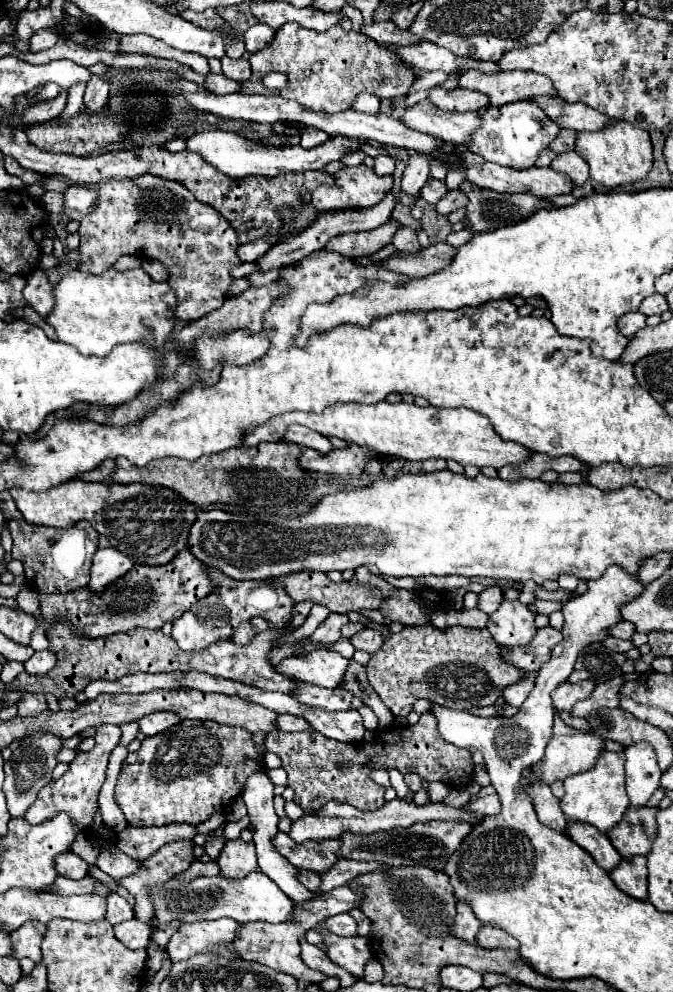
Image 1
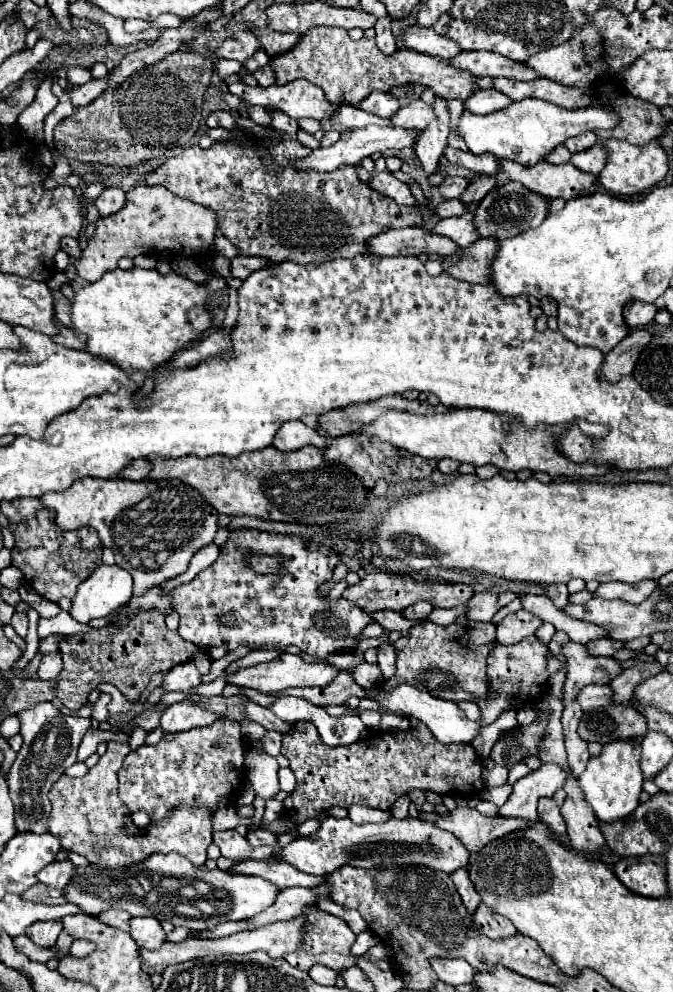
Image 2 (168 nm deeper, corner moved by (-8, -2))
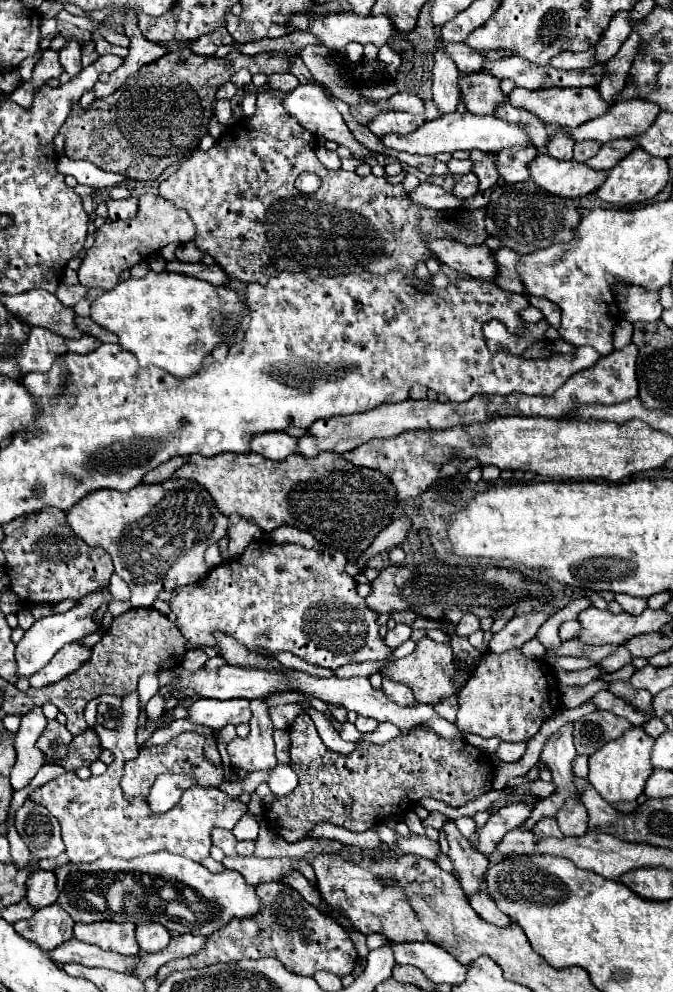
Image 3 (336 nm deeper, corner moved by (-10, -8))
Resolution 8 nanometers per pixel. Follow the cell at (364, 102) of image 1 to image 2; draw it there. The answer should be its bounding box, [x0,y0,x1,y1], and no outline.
[356,91,398,117]

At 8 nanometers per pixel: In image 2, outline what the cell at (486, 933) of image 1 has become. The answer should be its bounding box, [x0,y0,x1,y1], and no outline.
[474,903,516,939]

